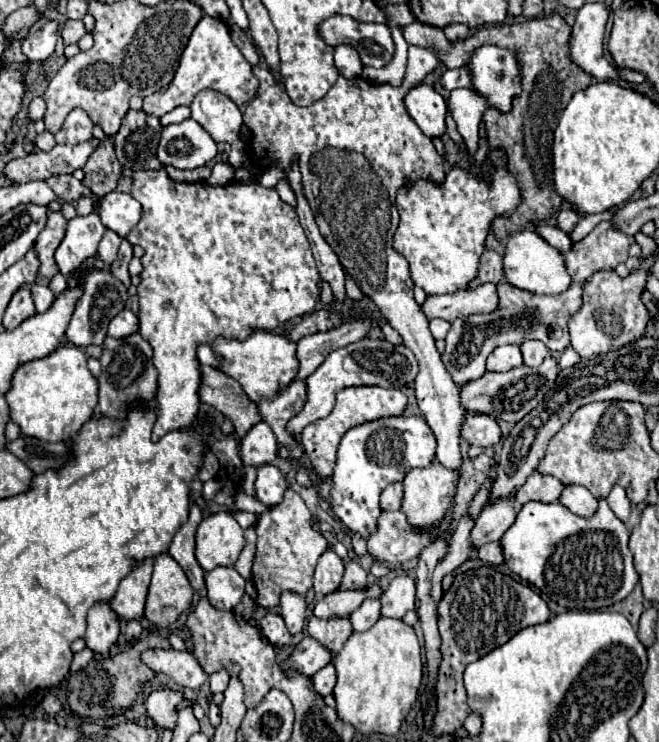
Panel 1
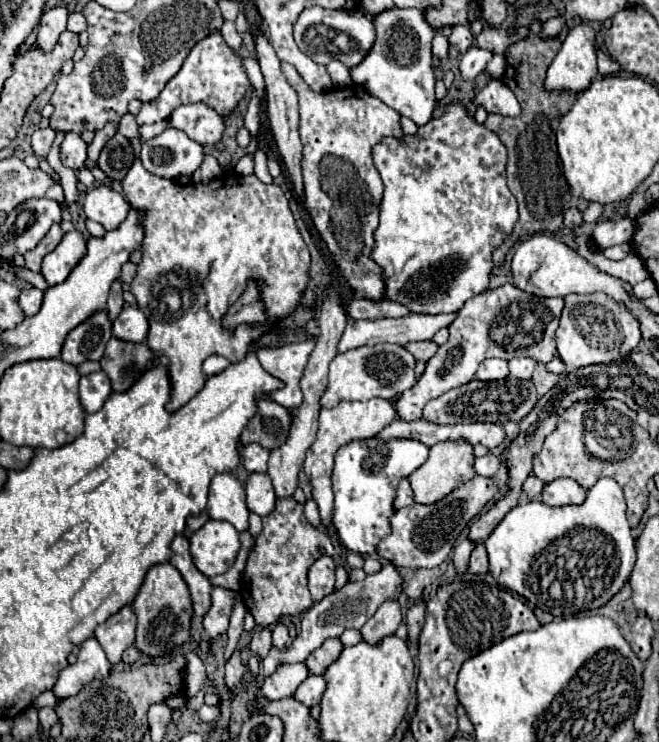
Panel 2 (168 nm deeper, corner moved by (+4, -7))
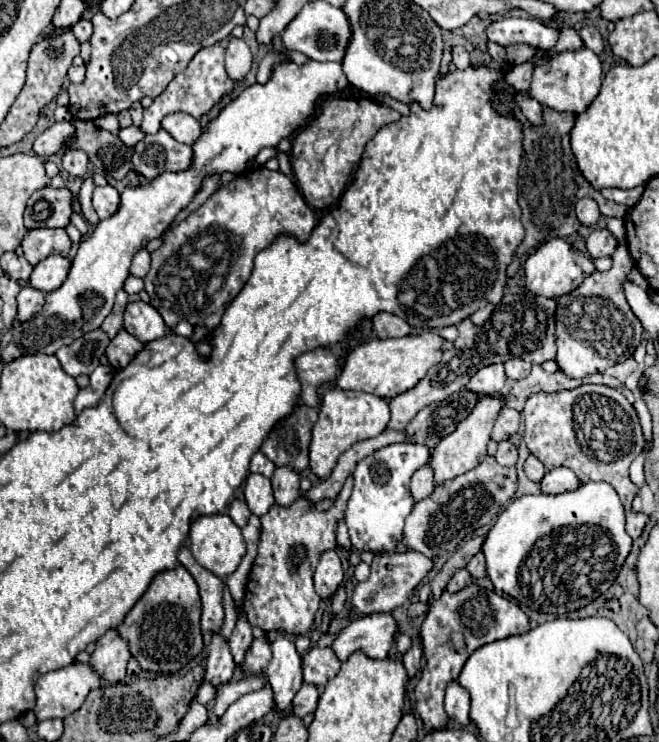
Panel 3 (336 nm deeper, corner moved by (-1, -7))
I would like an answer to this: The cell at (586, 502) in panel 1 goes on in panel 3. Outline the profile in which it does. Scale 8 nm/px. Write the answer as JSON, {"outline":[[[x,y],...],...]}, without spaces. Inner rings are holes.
{"outline":[[[556,467],[556,469],[548,471],[540,483],[542,493],[546,493],[546,495],[560,495],[566,491],[574,491],[580,485],[582,485],[580,479],[566,467]]]}

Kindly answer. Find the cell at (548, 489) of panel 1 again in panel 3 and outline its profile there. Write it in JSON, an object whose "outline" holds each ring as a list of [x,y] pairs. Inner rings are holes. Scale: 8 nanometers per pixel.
{"outline":[[[530,455],[530,457],[526,459],[526,463],[524,463],[524,471],[526,471],[528,479],[534,481],[534,483],[540,483],[542,477],[544,477],[544,473],[546,473],[544,465],[542,465],[534,455]]]}

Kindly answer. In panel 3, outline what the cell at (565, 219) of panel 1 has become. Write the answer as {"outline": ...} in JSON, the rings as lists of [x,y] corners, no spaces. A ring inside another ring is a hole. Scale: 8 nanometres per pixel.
{"outline":[[[580,199],[576,203],[576,217],[582,225],[594,225],[600,217],[600,211],[598,211],[598,205],[592,201],[592,199]]]}

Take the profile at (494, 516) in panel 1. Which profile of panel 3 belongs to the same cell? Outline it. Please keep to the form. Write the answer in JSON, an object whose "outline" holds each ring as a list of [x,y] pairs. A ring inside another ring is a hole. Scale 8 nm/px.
{"outline":[[[458,569],[454,573],[454,577],[450,579],[450,583],[448,583],[448,591],[452,591],[452,593],[460,591],[460,589],[464,589],[470,583],[472,583],[472,575],[468,573],[468,569]]]}

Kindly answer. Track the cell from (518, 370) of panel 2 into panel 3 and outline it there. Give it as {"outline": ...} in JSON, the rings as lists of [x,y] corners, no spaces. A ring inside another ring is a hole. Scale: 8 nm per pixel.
{"outline":[[[510,359],[508,363],[504,363],[504,367],[506,367],[506,377],[514,379],[514,381],[524,379],[532,371],[532,363],[528,363],[524,359]]]}

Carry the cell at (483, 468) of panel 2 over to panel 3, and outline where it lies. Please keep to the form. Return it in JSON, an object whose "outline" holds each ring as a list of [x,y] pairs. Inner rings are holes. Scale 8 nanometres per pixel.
{"outline":[[[502,441],[502,443],[498,445],[498,451],[496,451],[494,459],[496,459],[502,467],[512,467],[512,465],[516,465],[518,451],[516,451],[516,447],[514,447],[510,441]]]}

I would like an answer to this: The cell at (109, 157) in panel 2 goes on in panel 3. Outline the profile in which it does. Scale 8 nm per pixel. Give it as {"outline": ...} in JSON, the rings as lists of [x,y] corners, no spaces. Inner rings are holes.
{"outline":[[[72,119],[72,123],[76,125],[76,143],[64,147],[64,151],[80,147],[86,151],[96,171],[108,179],[124,179],[132,171],[132,149],[124,145],[118,135],[96,129],[94,123],[78,119]]]}

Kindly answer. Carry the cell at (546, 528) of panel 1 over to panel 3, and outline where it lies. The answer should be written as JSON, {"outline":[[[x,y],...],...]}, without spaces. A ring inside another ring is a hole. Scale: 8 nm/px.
{"outline":[[[586,483],[564,495],[524,495],[516,499],[498,517],[488,531],[482,553],[486,555],[486,571],[496,591],[514,597],[520,605],[542,613],[564,615],[586,607],[604,595],[616,581],[626,557],[632,551],[632,537],[626,533],[626,511],[616,489],[606,483]]]}

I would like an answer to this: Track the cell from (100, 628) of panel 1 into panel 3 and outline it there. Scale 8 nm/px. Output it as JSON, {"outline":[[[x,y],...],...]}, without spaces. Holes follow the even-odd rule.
{"outline":[[[72,663],[68,667],[62,667],[62,669],[56,669],[56,671],[42,675],[36,683],[36,697],[38,697],[36,707],[34,707],[36,719],[38,721],[54,719],[54,717],[64,719],[66,715],[70,715],[72,711],[76,711],[84,703],[86,695],[92,689],[98,689],[100,685],[102,685],[102,679],[90,663]]]}

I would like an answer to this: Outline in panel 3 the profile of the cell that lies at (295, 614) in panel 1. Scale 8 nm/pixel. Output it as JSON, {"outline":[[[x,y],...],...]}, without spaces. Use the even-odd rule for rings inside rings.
{"outline":[[[278,635],[272,641],[272,661],[266,667],[268,683],[274,689],[276,709],[286,711],[292,703],[292,697],[302,685],[302,661],[294,647],[294,641],[288,635]]]}

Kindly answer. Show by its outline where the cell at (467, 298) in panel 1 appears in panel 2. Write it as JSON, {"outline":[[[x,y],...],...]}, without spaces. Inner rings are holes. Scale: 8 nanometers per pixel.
{"outline":[[[447,313],[447,315],[407,315],[401,319],[377,319],[377,321],[349,321],[345,327],[345,333],[339,341],[339,353],[357,349],[363,345],[377,345],[377,343],[397,343],[397,345],[407,345],[411,341],[431,341],[433,335],[441,327],[449,327],[453,323],[457,313]]]}

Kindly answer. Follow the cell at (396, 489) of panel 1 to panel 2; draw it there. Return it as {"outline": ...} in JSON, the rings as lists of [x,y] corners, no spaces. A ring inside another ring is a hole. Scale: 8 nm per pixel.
{"outline":[[[403,479],[397,487],[397,497],[395,497],[395,509],[401,509],[401,507],[407,507],[415,503],[413,501],[413,491],[411,491],[411,483],[409,479]]]}

